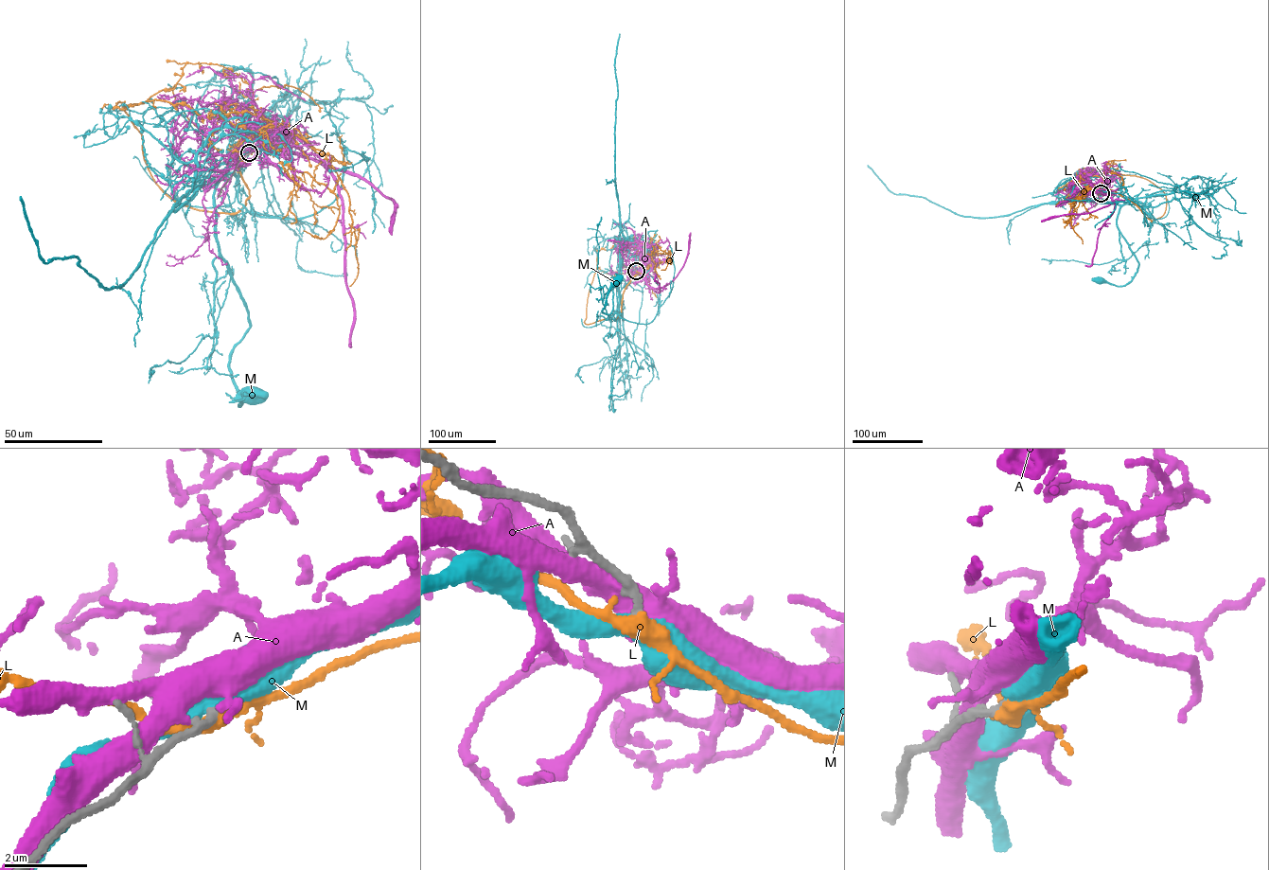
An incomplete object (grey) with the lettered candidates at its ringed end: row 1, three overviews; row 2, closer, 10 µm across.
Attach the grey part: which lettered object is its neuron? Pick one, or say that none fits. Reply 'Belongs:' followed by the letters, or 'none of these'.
Belongs: none of these

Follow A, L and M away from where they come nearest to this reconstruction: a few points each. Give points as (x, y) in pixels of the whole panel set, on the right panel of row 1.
A: (1100, 193), (1110, 197), (1111, 203), (1090, 212), (1054, 216), (1041, 221)
L: (1101, 193), (1102, 178), (1079, 176), (1079, 170), (1087, 168), (1114, 172), (1114, 160), (1107, 163)
M: (1101, 193), (1099, 198), (1084, 199), (1124, 202), (1117, 225), (1138, 266), (1125, 285), (1102, 280)

